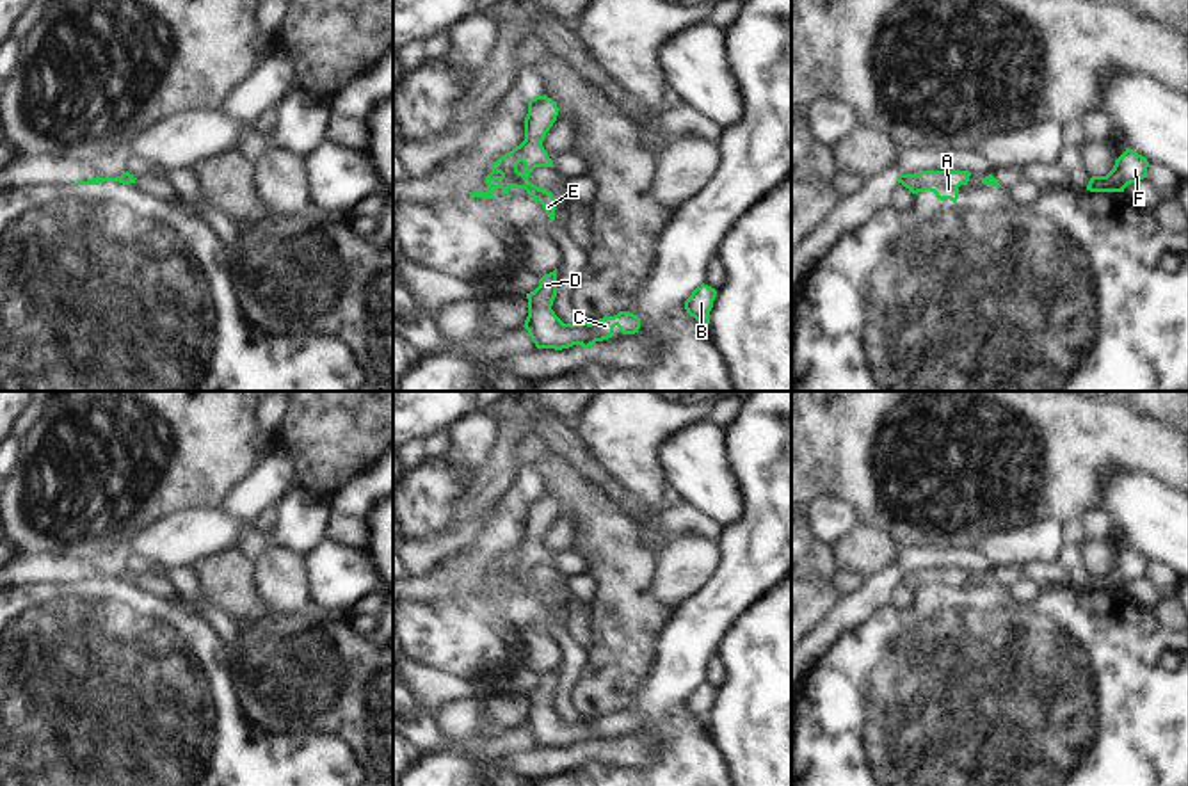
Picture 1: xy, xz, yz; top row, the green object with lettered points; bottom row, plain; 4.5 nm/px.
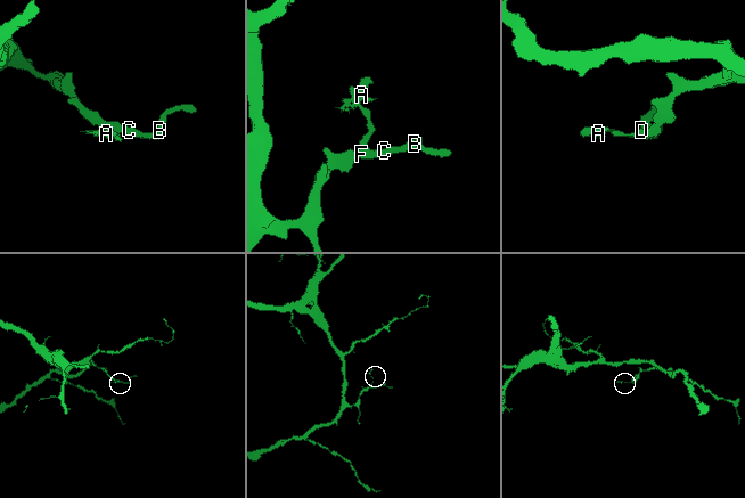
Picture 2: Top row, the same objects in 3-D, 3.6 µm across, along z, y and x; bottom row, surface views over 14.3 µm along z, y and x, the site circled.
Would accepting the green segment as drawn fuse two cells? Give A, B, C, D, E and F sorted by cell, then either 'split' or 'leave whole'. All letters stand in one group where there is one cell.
groups A / B C D E F; split

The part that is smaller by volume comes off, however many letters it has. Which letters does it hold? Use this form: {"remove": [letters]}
{"remove": ["A"]}

